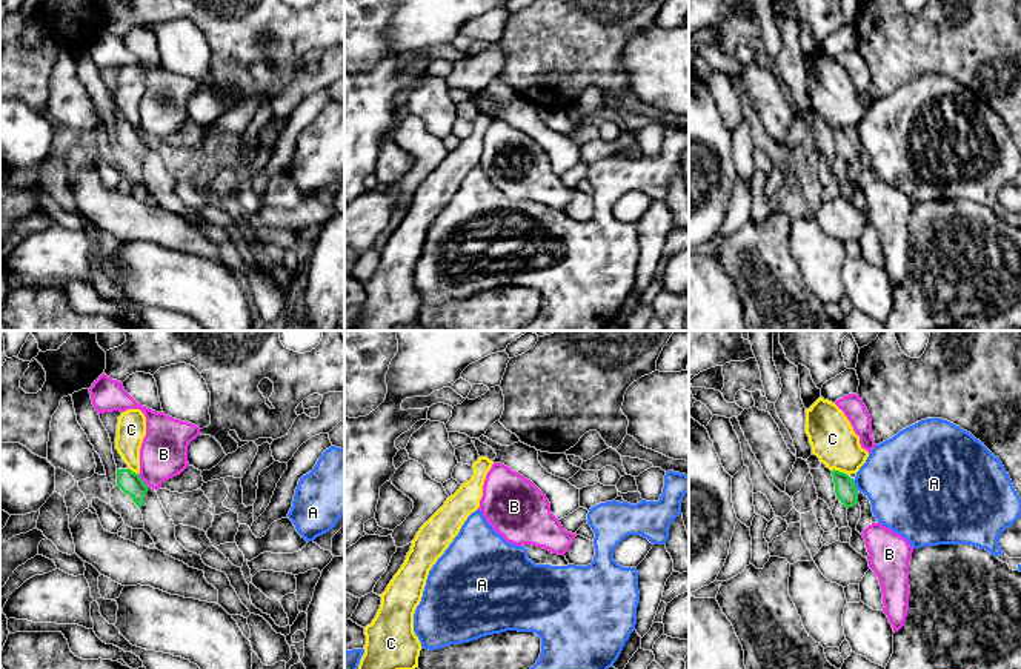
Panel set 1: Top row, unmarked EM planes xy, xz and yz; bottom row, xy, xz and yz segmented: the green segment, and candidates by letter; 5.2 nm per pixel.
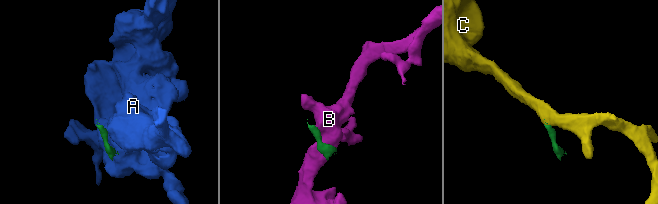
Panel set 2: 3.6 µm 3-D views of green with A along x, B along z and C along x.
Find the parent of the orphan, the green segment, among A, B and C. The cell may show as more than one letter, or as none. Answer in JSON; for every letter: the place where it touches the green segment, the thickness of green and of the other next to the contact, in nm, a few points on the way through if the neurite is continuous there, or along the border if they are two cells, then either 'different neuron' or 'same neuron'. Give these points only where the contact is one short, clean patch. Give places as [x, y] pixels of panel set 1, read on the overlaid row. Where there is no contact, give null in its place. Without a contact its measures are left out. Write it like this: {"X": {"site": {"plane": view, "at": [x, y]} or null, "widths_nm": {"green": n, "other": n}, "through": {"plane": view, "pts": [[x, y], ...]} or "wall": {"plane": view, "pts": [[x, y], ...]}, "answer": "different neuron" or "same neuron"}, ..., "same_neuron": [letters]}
{"A": {"site": {"plane": "yz", "at": [854, 485]}, "widths_nm": {"green": 120, "other": 400}, "wall": {"plane": "yz", "pts": [[852, 480], [858, 489]]}, "answer": "different neuron"}, "B": {"site": {"plane": "xy", "at": [142, 480]}, "widths_nm": {"green": 120, "other": 260}, "answer": "different neuron"}, "C": {"site": {"plane": "yz", "at": [838, 471]}, "widths_nm": {"green": 120, "other": 240}, "wall": {"plane": "yz", "pts": [[832, 469], [843, 471], [848, 475]]}, "answer": "different neuron"}, "same_neuron": []}

